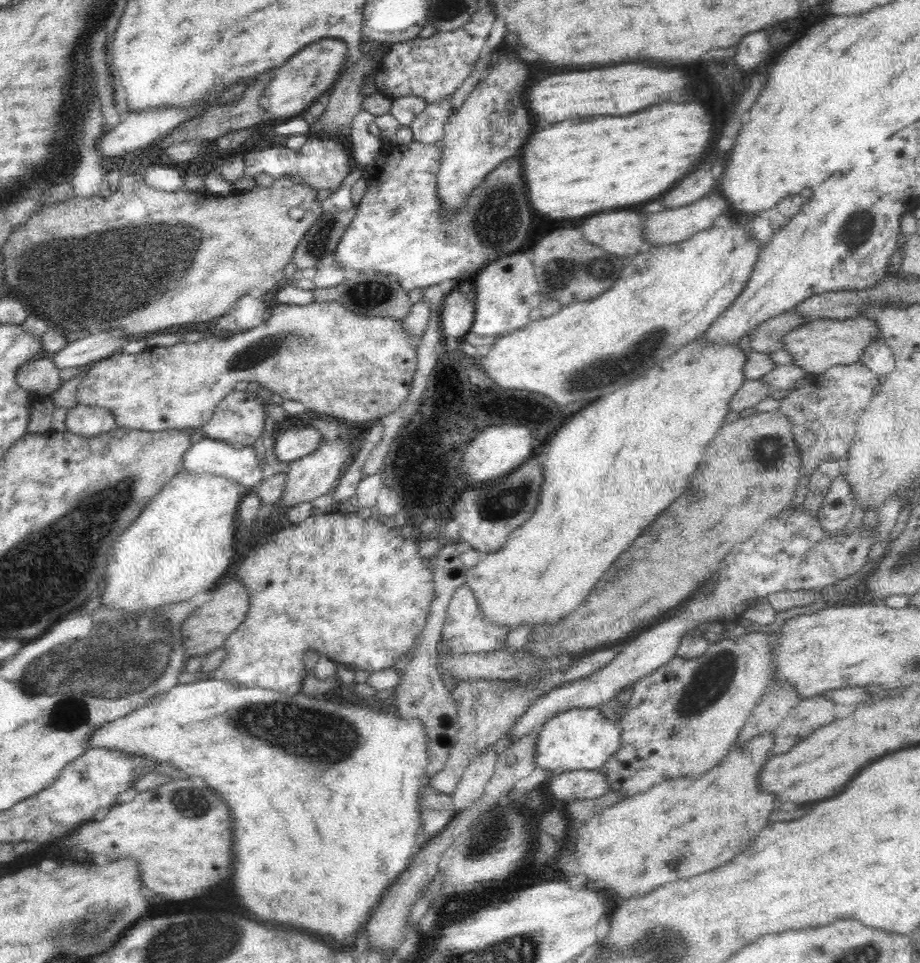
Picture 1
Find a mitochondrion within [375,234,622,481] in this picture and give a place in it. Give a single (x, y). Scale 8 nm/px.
(558, 274)

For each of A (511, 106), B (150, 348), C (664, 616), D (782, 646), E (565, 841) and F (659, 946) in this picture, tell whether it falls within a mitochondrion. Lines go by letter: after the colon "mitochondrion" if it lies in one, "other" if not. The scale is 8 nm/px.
A: mitochondrion
B: other
C: other
D: other
E: other
F: other

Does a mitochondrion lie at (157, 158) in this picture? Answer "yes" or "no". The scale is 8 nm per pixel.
no

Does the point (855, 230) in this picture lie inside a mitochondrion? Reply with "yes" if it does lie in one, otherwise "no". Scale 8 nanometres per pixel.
yes

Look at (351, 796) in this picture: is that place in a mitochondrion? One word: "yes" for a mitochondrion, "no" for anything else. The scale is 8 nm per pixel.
no

